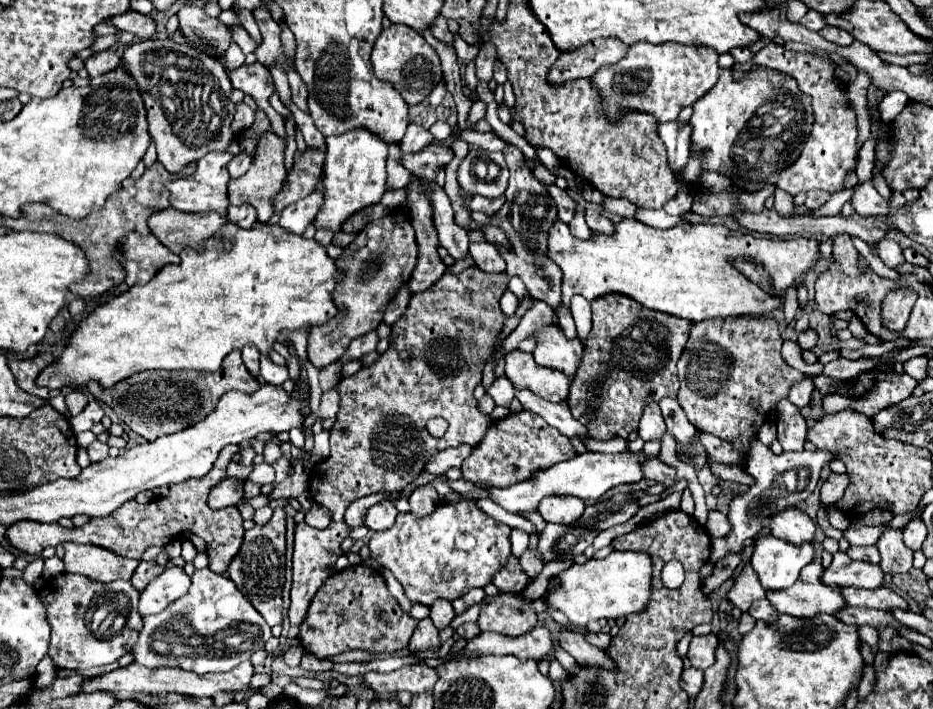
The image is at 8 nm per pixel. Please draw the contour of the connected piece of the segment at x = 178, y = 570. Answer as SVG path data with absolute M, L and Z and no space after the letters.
M167 567L141 591L141 599L139 599L141 617L161 613L173 601L183 597L189 585L191 585L191 577L183 571L183 567Z

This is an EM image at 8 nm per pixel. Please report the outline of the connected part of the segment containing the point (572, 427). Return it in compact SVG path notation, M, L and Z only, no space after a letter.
M517 391L517 399L523 403L523 409L541 415L551 427L559 429L569 439L581 439L581 441L593 439L591 433L587 433L587 425L583 425L581 421L575 421L567 401L551 403L535 397L531 391Z

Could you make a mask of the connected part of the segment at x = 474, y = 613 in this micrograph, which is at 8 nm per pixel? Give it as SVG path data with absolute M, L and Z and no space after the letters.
M486 597L482 602L467 609L465 613L462 613L461 615L456 615L455 619L451 623L452 628L454 630L457 630L457 628L463 623L476 622L478 620L482 606L487 604L492 598L494 597Z

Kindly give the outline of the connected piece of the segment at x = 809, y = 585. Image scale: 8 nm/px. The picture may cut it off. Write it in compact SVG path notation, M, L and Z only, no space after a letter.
M811 561L807 569L799 575L799 581L791 589L783 591L767 591L767 599L779 613L787 613L793 617L817 617L821 613L835 615L847 603L843 601L841 587L823 585L823 565L819 561Z

